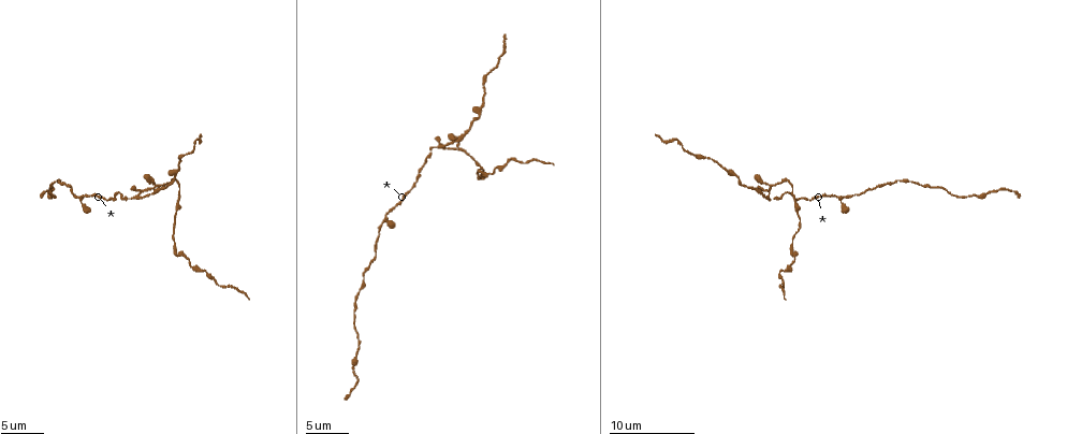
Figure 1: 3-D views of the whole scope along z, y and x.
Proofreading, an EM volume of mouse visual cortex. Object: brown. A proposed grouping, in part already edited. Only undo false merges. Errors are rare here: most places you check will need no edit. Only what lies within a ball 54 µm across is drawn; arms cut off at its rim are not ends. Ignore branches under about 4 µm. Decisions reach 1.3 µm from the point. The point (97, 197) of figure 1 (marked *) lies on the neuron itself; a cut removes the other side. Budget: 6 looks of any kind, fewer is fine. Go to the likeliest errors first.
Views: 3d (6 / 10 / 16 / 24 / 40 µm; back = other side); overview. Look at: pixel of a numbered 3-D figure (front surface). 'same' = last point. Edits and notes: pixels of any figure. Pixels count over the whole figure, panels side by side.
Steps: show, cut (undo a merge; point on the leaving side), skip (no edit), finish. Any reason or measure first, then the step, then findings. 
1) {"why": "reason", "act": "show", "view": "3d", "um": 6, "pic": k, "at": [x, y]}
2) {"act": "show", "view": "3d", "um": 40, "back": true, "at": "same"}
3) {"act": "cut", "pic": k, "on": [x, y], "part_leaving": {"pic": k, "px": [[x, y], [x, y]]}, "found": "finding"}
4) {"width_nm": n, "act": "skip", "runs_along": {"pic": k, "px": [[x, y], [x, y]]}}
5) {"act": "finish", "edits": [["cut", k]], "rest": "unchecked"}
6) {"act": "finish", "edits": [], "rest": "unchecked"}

{"why": "four-way junction", "act": "show", "view": "3d", "um": 16, "pic": 1, "at": [141, 194]}

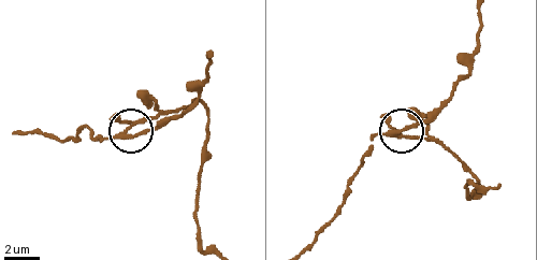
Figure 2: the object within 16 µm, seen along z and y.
{"arms": 4, "act": "cut", "pic": 2, "on": [117, 114], "part_leaving": {"pic": 2, "px": [[127, 130], [202, 104], [207, 148], [196, 217], [207, 246]]}, "found": "a second neuron is stuck on"}

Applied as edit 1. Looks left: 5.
{"why": "three arms meet", "act": "show", "view": "3d", "um": 10, "pic": 1, "at": [382, 223]}

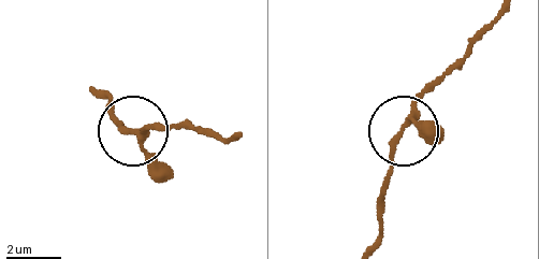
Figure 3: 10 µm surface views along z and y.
{"act": "show", "view": "3d", "um": 10, "back": true, "pic": 3, "at": [128, 132]}

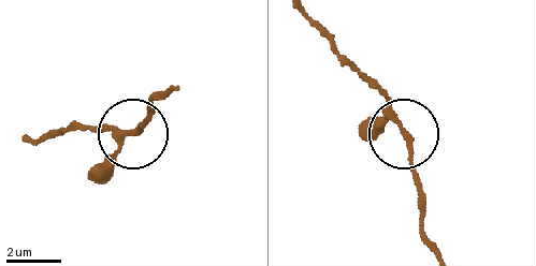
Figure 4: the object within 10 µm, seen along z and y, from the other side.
{"act": "skip", "runs_along": {"pic": 4, "px": [[66, 132], [134, 132], [148, 112]]}, "found": "one neuron here"}

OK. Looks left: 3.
{"why": "calibre changes", "act": "show", "view": "3d", "um": 6, "pic": 1, "at": [180, 168]}

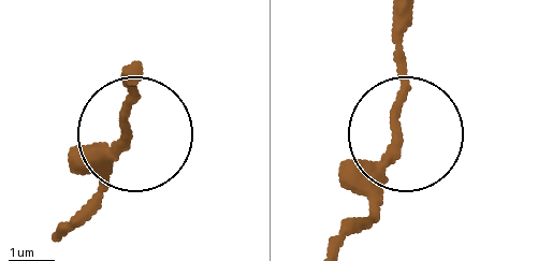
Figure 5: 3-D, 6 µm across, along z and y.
{"act": "show", "view": "3d", "um": 6, "back": true, "pic": 5, "at": [393, 141]}

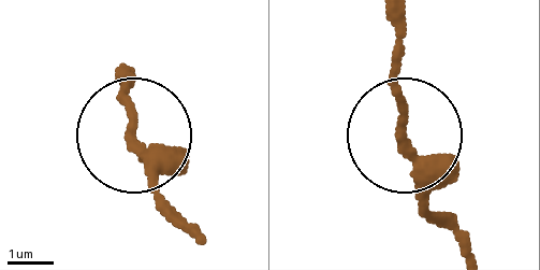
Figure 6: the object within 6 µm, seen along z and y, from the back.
{"act": "skip", "runs_along": {"pic": 6, "px": [[466, 246], [427, 200], [400, 119], [400, 42]]}, "found": "continuous, no second neuron"}

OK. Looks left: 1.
{"act": "finish", "edits": [["cut", 2]], "rest": "unchecked"}

